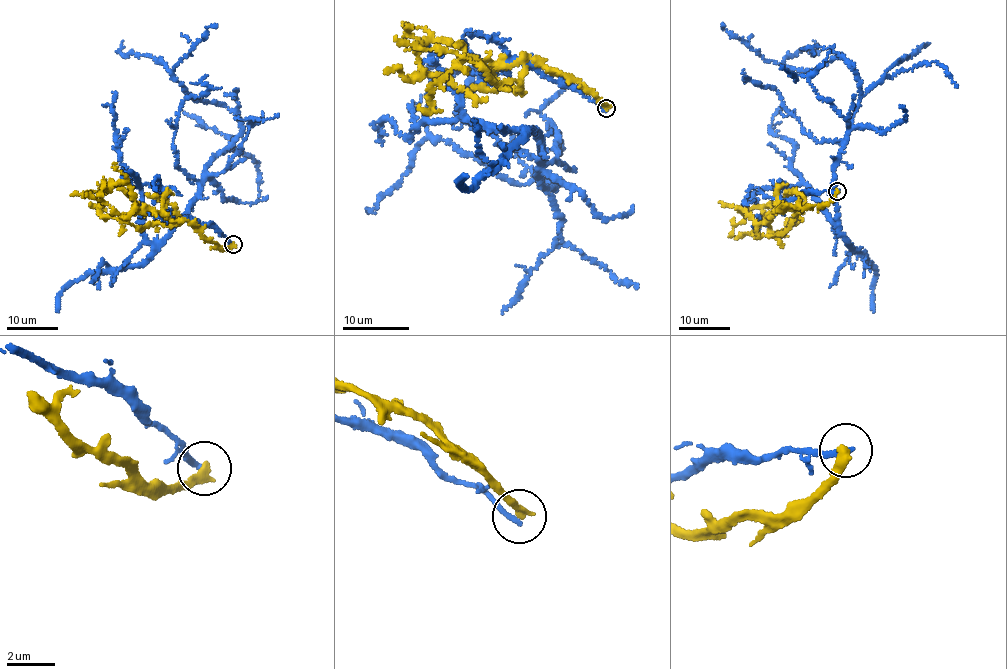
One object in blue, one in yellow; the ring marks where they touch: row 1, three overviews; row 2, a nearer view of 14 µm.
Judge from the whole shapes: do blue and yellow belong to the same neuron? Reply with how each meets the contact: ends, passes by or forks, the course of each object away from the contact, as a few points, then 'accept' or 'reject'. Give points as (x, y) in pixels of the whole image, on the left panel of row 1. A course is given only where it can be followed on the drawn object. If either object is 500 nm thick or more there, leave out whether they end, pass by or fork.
blue ends there; yellow ends there; blue runs (232, 243), (144, 184), (143, 232), (168, 233), (242, 125), (123, 41); yellow runs (232, 244), (219, 248), (188, 222), (144, 207), (138, 211), (128, 188), (110, 183), (127, 190), (145, 218); reject

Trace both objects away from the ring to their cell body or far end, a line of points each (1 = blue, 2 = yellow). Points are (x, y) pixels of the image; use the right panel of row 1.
1: (837, 190), (779, 208), (778, 187), (802, 183), (835, 222), (861, 92), (841, 54), (784, 66), (813, 41)
2: (837, 191), (825, 204), (784, 207), (767, 222), (759, 222), (742, 209), (772, 203), (792, 204), (802, 212)

